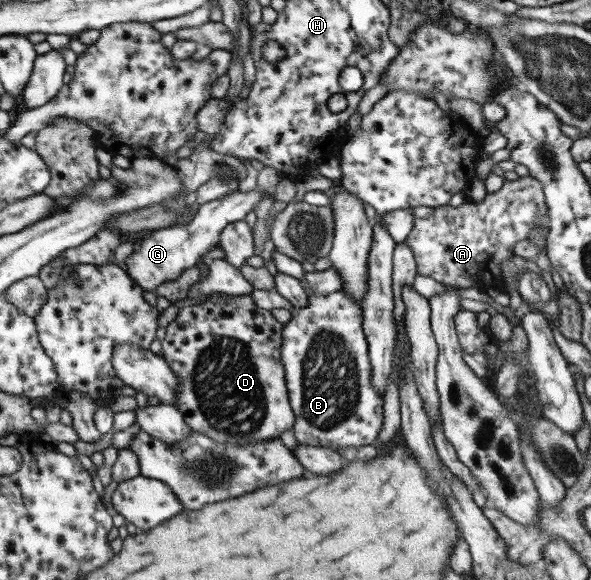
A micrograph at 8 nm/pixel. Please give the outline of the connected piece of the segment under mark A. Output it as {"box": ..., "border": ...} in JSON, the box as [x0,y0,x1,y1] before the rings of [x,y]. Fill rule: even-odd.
{"box":[404,176,550,291],"border":[[[532,176],[505,180],[502,187],[487,193],[482,203],[466,199],[460,206],[412,207],[414,227],[404,241],[414,254],[416,275],[454,284],[461,289],[476,287],[482,291],[492,285],[505,285],[502,262],[512,257],[518,241],[525,240],[532,226],[550,231],[548,205],[542,183]]]}

